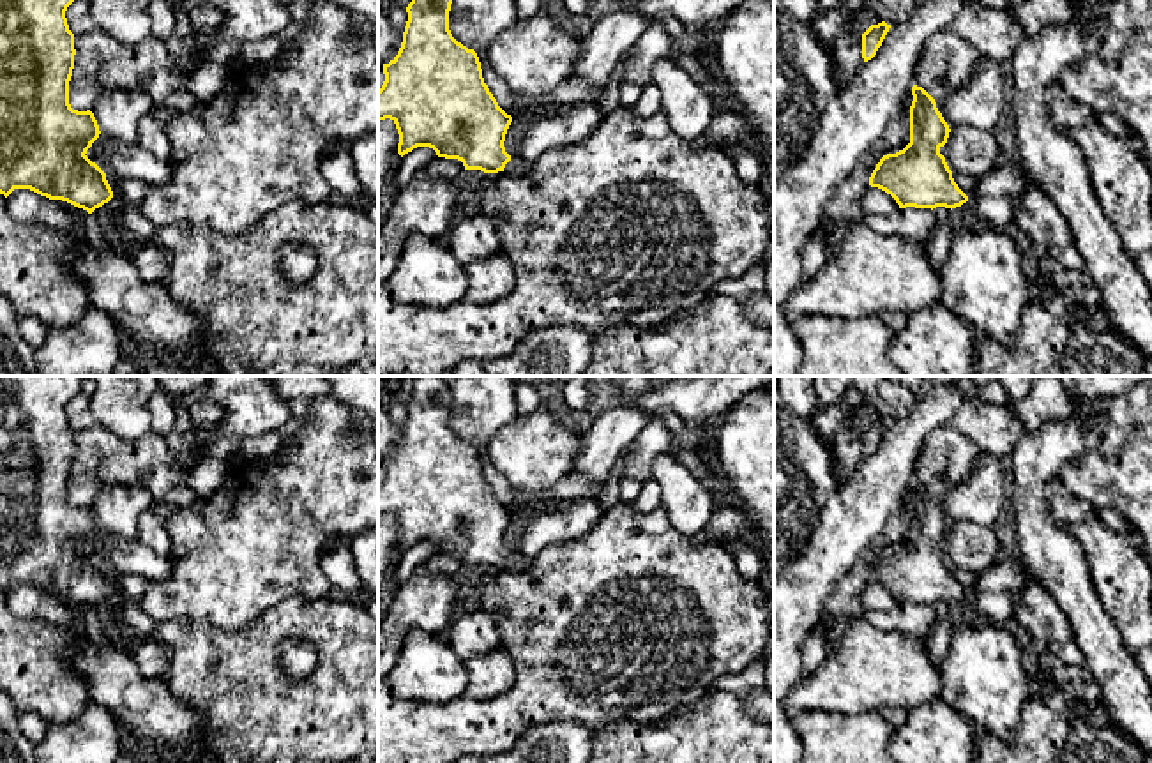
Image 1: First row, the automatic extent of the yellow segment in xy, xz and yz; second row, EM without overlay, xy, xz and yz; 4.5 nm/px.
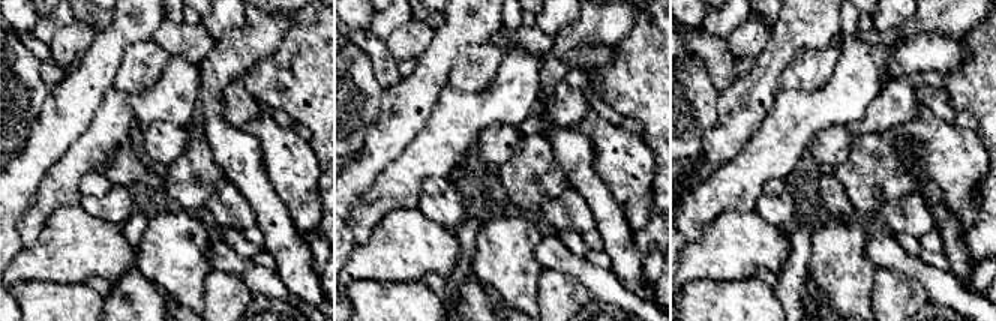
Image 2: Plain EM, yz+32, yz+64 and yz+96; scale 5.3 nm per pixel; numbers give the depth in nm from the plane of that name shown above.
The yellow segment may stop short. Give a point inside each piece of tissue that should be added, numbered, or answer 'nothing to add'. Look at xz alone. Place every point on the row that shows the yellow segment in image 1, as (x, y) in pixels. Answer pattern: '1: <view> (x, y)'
1: xz (516, 166)

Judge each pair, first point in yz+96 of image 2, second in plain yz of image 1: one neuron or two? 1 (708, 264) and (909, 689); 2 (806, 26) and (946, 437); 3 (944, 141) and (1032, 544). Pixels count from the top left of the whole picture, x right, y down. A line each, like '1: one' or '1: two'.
1: one
2: two
3: two

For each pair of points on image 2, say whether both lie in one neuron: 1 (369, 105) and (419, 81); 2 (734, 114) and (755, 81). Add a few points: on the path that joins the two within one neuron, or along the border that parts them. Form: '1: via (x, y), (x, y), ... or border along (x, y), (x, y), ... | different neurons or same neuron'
1: border along (384, 90), (380, 99), (378, 120), (366, 134) | different neurons
2: via (741, 107), (755, 93), (755, 89) | same neuron

